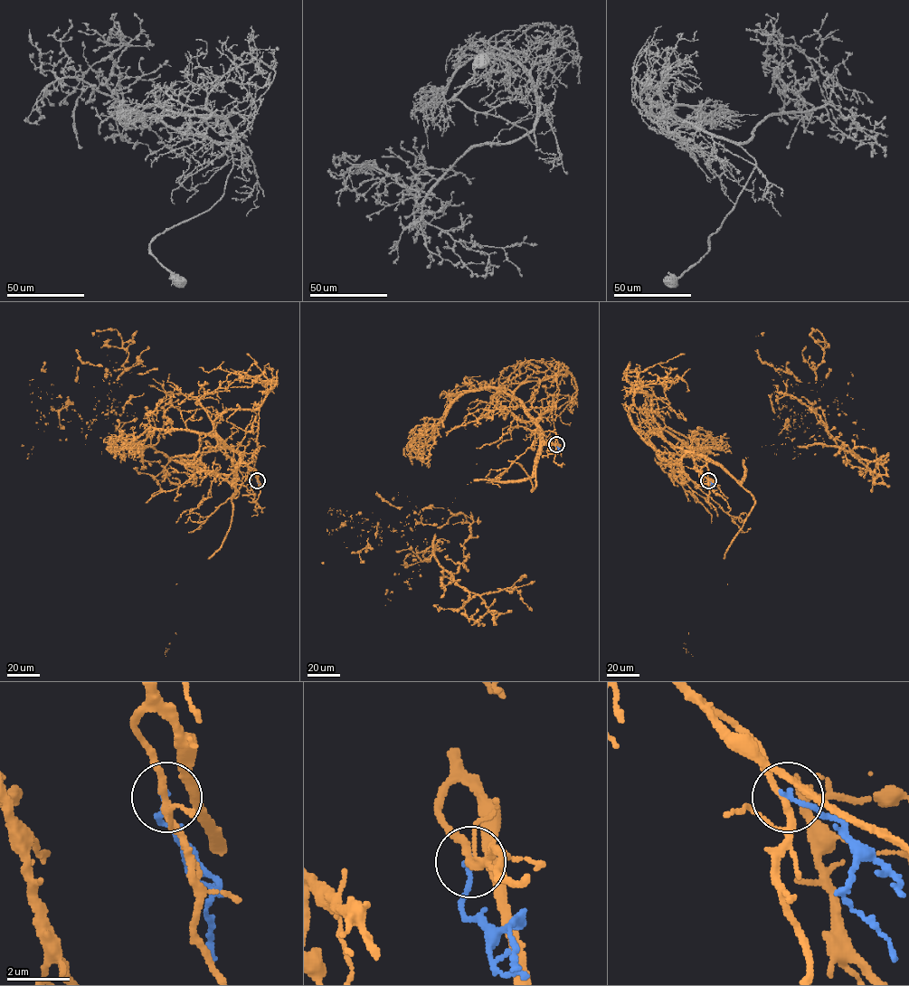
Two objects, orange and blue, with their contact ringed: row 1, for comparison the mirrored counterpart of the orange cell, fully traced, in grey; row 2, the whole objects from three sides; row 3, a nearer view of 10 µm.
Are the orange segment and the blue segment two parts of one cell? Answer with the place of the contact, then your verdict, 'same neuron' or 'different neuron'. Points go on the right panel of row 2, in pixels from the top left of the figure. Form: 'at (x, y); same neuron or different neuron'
at (708, 480); different neuron

